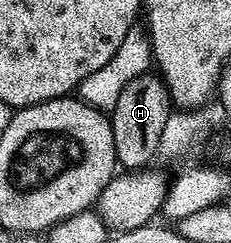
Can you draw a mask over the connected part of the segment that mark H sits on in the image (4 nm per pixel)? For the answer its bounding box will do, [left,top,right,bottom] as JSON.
[108,72,171,170]

